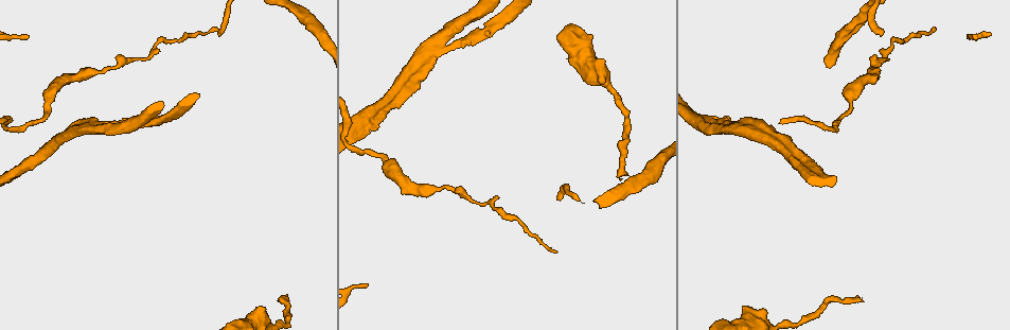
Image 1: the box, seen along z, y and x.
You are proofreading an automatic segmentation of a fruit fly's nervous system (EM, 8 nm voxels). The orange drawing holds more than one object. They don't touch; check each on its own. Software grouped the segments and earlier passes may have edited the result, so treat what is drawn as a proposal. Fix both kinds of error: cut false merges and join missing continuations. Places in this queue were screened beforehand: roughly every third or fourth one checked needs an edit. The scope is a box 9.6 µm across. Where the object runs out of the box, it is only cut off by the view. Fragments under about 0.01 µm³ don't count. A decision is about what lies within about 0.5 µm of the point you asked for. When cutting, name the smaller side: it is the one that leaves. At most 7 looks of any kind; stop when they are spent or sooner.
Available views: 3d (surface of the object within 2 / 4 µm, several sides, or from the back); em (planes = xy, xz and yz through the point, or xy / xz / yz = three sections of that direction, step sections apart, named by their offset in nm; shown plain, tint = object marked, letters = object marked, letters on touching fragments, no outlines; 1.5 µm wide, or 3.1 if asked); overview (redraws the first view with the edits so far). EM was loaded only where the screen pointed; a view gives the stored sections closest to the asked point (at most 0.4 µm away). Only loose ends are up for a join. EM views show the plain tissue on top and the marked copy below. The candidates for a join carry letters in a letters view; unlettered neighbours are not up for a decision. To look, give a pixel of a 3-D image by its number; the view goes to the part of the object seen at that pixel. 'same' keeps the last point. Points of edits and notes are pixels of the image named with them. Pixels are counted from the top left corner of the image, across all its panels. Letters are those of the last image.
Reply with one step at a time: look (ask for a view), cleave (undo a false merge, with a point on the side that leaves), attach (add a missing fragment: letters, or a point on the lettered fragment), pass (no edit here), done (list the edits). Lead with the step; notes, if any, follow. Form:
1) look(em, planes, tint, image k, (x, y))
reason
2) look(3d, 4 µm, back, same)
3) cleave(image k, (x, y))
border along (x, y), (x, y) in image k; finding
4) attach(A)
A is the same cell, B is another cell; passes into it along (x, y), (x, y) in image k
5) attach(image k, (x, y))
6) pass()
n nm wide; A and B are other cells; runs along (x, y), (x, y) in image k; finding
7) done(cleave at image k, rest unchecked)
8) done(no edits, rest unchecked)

look(em, planes, tint, image 1, (813, 160))

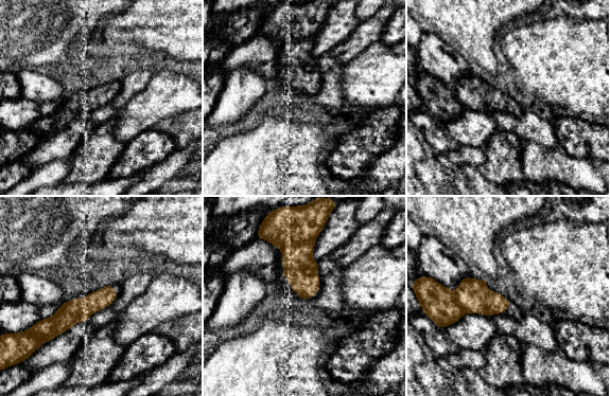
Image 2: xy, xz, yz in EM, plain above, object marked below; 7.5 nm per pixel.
look(em, planes, letters, same)

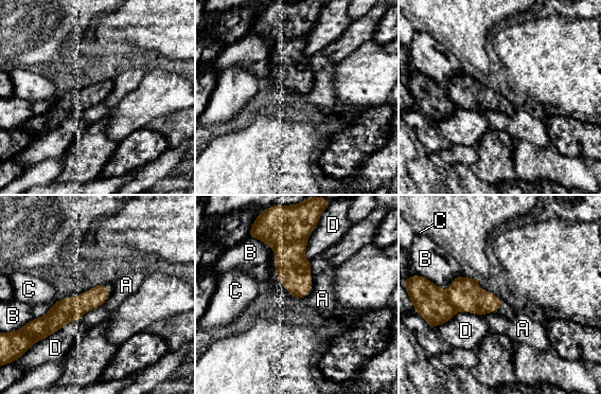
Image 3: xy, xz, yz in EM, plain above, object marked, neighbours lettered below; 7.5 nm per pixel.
cleave(image 3, (294, 271))
140 nm wide; A, B, C and D are other cells; the part that leaves runs along (105, 290), (63, 311), (40, 328) in image 3; two neurons meet here

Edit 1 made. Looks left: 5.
look(overview)
see it whole again

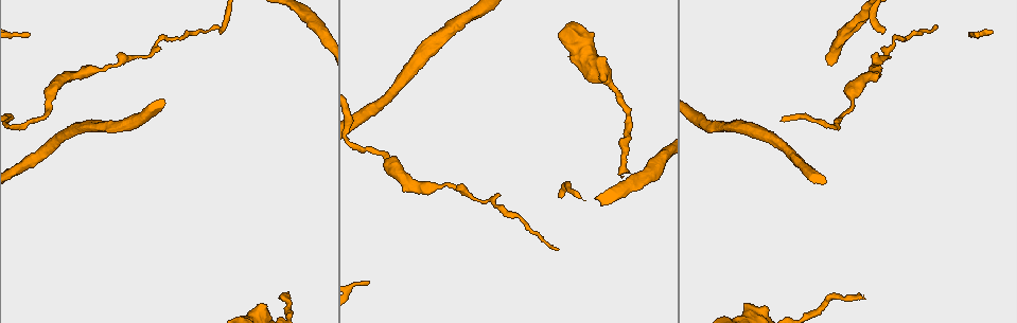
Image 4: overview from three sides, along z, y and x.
look(3d, 4 µm, image 4, (421, 190))
calibre changes

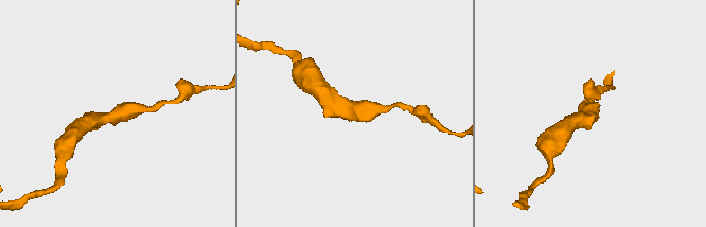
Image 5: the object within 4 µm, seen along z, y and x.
look(em, planes, letters, image 5, (353, 112))

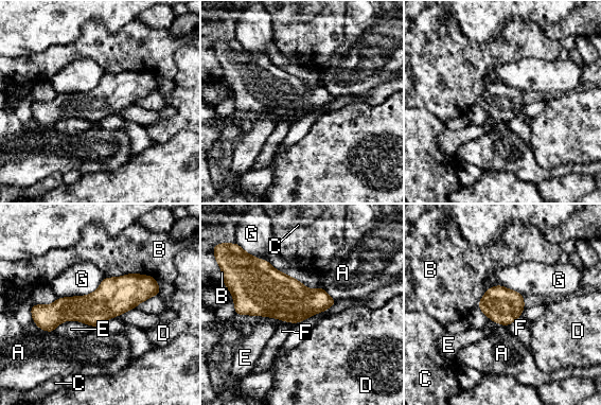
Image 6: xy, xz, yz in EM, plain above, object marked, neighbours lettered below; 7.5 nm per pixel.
pass()
260 nm wide; A, B, C, D, E, F and G are other cells; border along (105, 277), (87, 295), (57, 298) in image 6; continuous, no second neuron

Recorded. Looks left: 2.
done(cleave at image 3, rest unchecked)

